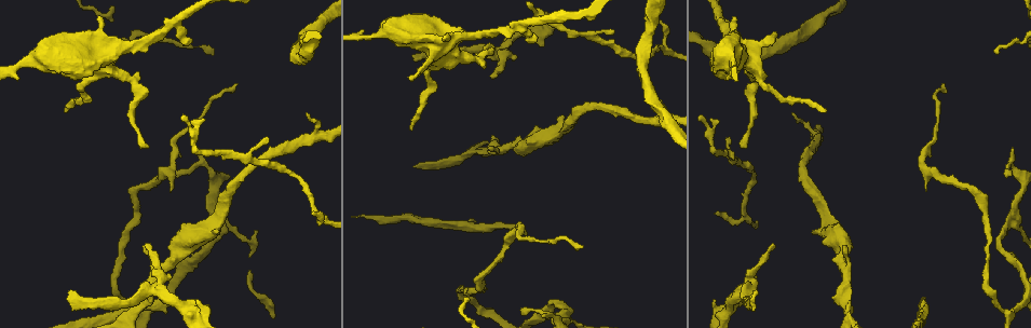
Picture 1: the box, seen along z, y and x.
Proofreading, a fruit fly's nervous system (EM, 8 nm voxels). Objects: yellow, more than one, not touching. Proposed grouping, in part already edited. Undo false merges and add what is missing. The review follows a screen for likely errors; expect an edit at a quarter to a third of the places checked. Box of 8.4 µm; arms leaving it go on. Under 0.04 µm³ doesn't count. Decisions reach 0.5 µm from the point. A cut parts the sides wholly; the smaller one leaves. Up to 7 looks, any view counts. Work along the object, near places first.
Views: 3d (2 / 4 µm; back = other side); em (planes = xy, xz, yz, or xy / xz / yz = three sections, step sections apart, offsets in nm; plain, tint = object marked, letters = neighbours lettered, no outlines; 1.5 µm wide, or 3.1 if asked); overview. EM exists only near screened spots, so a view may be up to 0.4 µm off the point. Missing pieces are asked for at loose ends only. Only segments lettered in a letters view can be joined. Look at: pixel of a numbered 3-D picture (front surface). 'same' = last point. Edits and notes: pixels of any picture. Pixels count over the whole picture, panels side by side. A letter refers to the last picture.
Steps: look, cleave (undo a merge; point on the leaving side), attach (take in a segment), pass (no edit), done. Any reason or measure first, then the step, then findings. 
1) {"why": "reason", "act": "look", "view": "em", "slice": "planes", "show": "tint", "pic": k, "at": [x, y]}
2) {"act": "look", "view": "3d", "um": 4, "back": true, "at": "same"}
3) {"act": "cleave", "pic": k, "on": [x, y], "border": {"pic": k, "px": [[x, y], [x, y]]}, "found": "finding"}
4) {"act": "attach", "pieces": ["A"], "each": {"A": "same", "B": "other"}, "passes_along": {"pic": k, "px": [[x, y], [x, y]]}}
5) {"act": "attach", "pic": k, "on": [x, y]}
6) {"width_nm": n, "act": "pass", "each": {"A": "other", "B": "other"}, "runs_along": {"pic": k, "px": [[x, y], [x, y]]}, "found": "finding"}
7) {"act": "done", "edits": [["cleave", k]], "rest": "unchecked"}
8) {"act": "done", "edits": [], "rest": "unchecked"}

{"why": "tapers out", "act": "look", "view": "em", "slice": "planes", "show": "letters", "pic": 1, "at": [794, 113]}

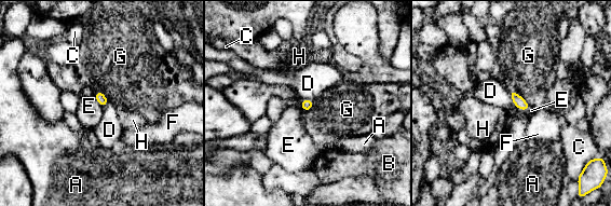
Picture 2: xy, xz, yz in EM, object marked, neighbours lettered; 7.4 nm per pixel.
{"act": "pass", "each": {"A": "other", "B": "other", "C": "other", "D": "other", "E": "other", "F": "other", "G": "other", "H": "other"}, "border": {"pic": 2, "px": [[510, 90], [513, 90], [530, 105]]}, "found": "none of them fits"}

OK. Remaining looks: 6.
{"why": "abrupt turn", "act": "look", "view": "em", "slice": "xz", "step": 4, "show": "tint", "pic": 1, "at": [1014, 218]}

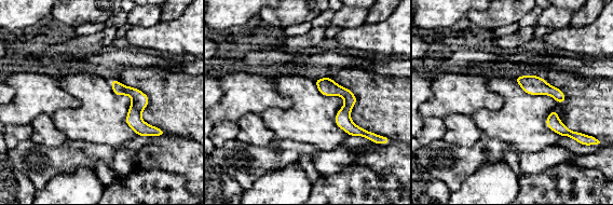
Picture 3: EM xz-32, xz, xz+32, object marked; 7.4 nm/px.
{"act": "look", "view": "em", "slice": "xz", "step": 4, "show": "letters", "at": "same"}

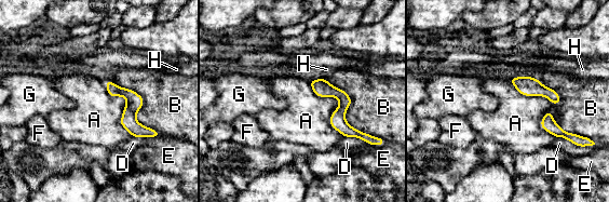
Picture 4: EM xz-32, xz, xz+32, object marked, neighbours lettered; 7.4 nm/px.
{"act": "pass", "each": {"A": "other", "B": "other", "D": "other", "E": "other", "F": "other", "G": "other", "H": "other"}, "border": {"pic": 4, "px": [[309, 82], [338, 100], [329, 122]]}, "found": "continuous, no second neuron"}

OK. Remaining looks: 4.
{"why": "arms part here", "act": "look", "view": "3d", "um": 4, "pic": 1, "at": [1011, 316]}

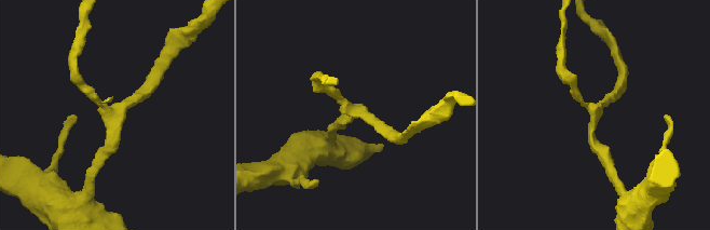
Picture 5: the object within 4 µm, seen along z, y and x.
{"act": "look", "view": "em", "slice": "planes", "show": "letters", "pic": 5, "at": [596, 110]}

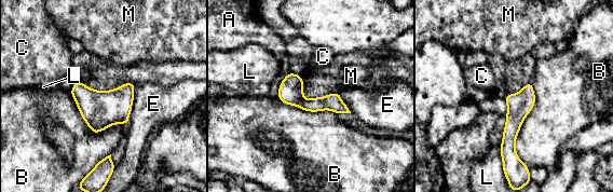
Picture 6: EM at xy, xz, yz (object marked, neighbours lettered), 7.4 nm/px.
{"longest_contact_nm": ["B", 650], "act": "pass", "each": {"A": "other", "B": "other", "C": "other", "E": "other", "L": "other", "M": "other"}, "found": "one neuron here"}

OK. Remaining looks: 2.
{"act": "done", "edits": [], "rest": "unchecked"}

